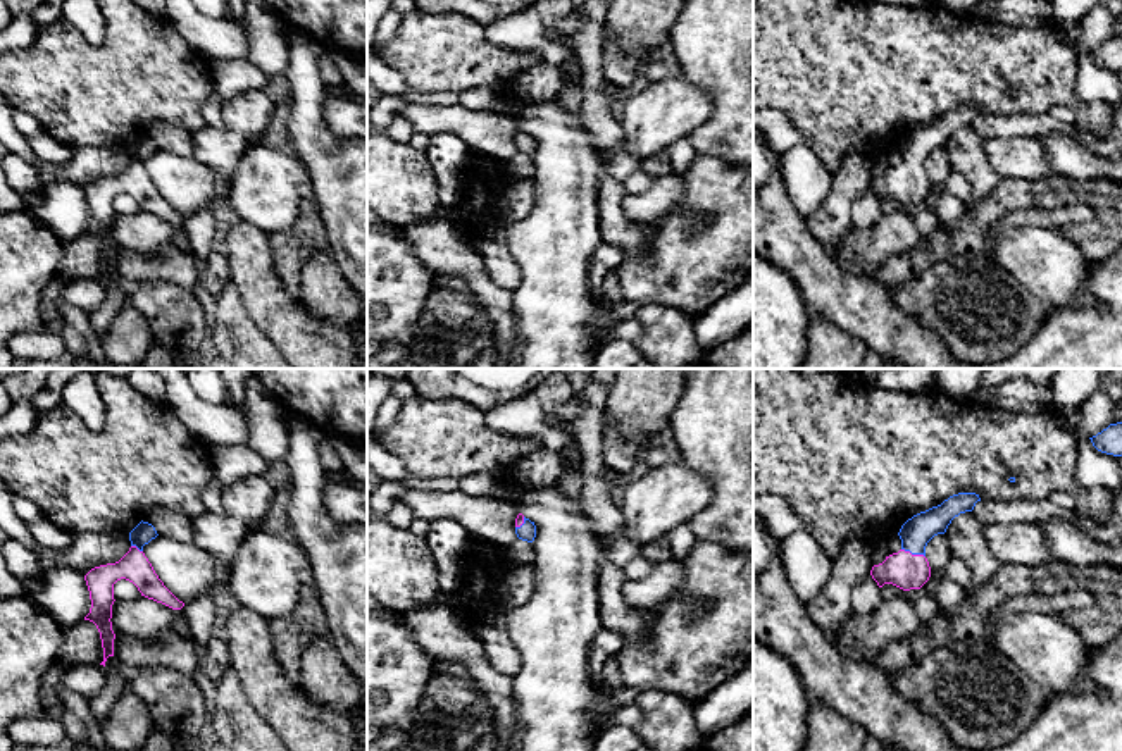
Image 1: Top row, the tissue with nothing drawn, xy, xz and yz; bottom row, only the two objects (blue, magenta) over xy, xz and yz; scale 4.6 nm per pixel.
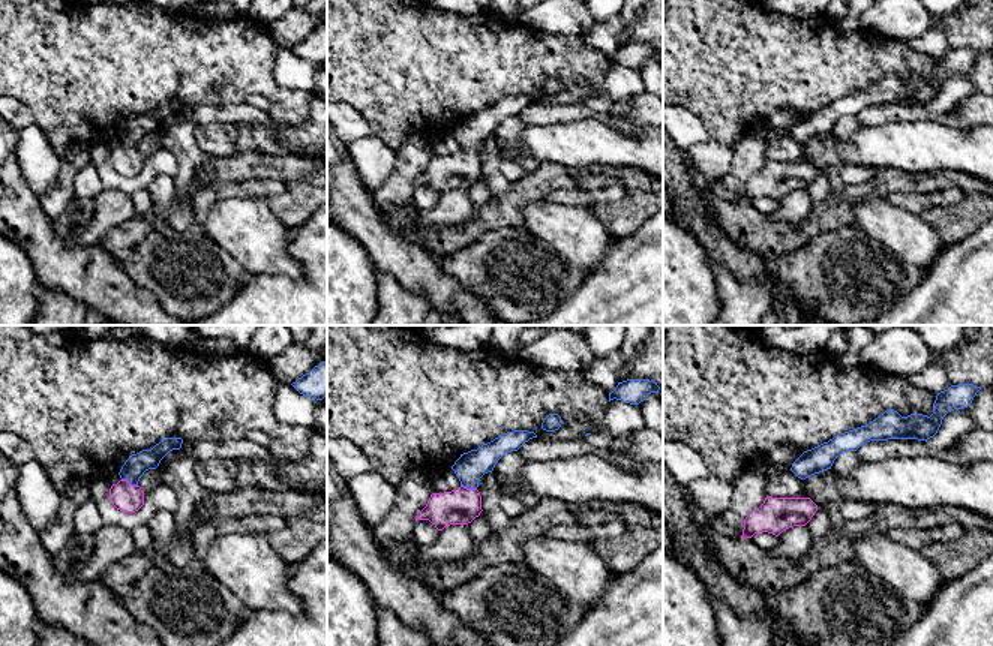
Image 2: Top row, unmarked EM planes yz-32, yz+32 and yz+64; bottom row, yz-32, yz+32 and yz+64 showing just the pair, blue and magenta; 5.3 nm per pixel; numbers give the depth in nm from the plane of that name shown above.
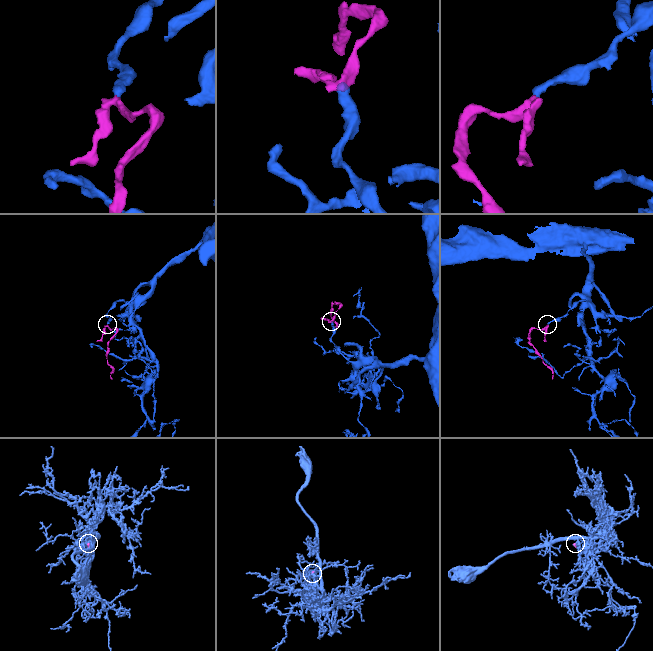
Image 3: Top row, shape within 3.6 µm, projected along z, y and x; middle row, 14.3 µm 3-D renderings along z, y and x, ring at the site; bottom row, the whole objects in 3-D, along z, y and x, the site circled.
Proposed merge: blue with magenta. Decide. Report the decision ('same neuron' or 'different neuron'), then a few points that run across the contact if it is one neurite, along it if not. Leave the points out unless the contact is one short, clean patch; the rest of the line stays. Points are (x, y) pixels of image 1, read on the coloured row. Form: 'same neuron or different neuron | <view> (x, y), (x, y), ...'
same neuron | yz (916, 533), (914, 553), (905, 571)

